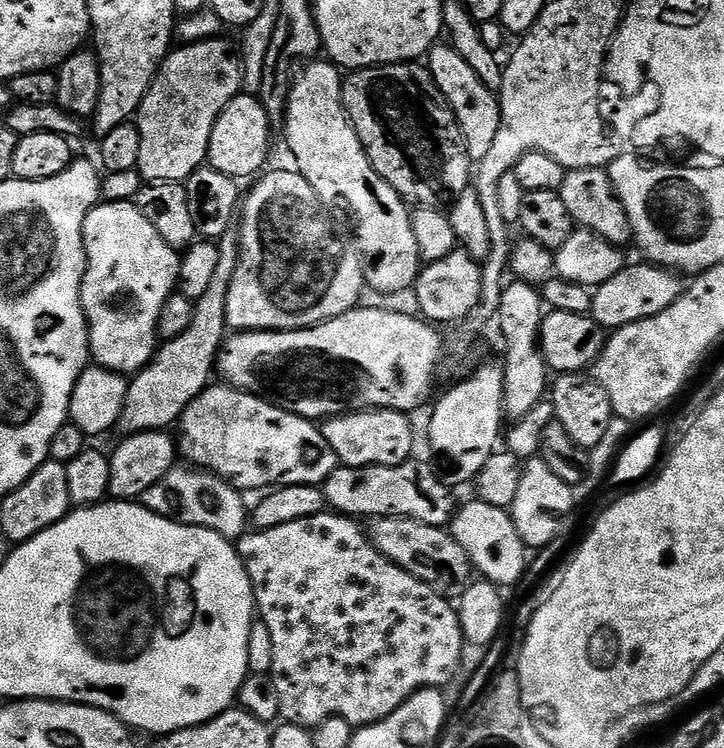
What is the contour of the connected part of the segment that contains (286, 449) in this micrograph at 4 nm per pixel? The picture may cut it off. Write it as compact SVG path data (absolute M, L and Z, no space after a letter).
M220 382L220 385L209 386L205 388L202 395L194 398L194 402L190 402L190 406L180 415L178 421L178 429L180 428L180 436L178 435L178 452L181 457L184 456L189 465L195 466L197 469L205 472L213 472L214 475L220 476L227 480L233 488L237 490L245 490L244 488L264 488L260 490L268 490L273 486L283 484L314 484L323 485L326 478L330 478L330 474L334 474L334 470L338 466L338 461L334 450L330 450L330 442L326 442L323 431L313 421L304 420L300 416L296 416L293 412L282 410L278 406L274 406L269 400L262 399L261 396L251 396L249 392L243 392L240 388L234 388L227 383Z

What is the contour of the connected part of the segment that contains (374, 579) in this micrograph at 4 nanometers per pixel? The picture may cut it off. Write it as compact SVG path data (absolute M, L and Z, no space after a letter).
M325 510L310 518L298 518L282 526L263 530L252 530L239 537L238 551L246 566L246 574L252 583L252 593L256 599L256 612L259 619L270 626L270 638L274 642L274 666L271 678L278 690L278 706L281 717L289 724L309 730L318 727L331 716L346 718L353 726L376 724L394 714L400 706L422 688L437 688L447 685L456 672L460 659L464 656L466 641L462 634L459 611L449 597L441 594L431 584L423 584L394 562L390 562L368 540L368 533L359 519L342 516L331 510Z

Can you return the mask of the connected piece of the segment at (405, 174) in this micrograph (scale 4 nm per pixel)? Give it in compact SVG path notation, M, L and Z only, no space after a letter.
M423 63L376 64L372 68L358 68L349 71L342 83L344 112L358 134L365 154L376 173L404 199L405 204L443 209L469 188L474 176L474 162L468 157L462 130L450 106Z

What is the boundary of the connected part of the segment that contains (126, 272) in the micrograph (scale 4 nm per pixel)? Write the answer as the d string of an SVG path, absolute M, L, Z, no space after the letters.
M101 202L89 210L84 223L84 249L86 250L86 274L82 278L82 310L88 323L88 351L91 359L99 367L108 368L111 372L135 374L149 364L158 351L158 337L156 335L158 314L162 314L162 306L166 306L166 298L170 298L177 291L180 283L181 253L166 242L162 242L158 230L154 230L154 226L150 226L150 222L146 222L146 218L142 218L142 214L138 214L136 205L132 202L114 202L113 204Z

